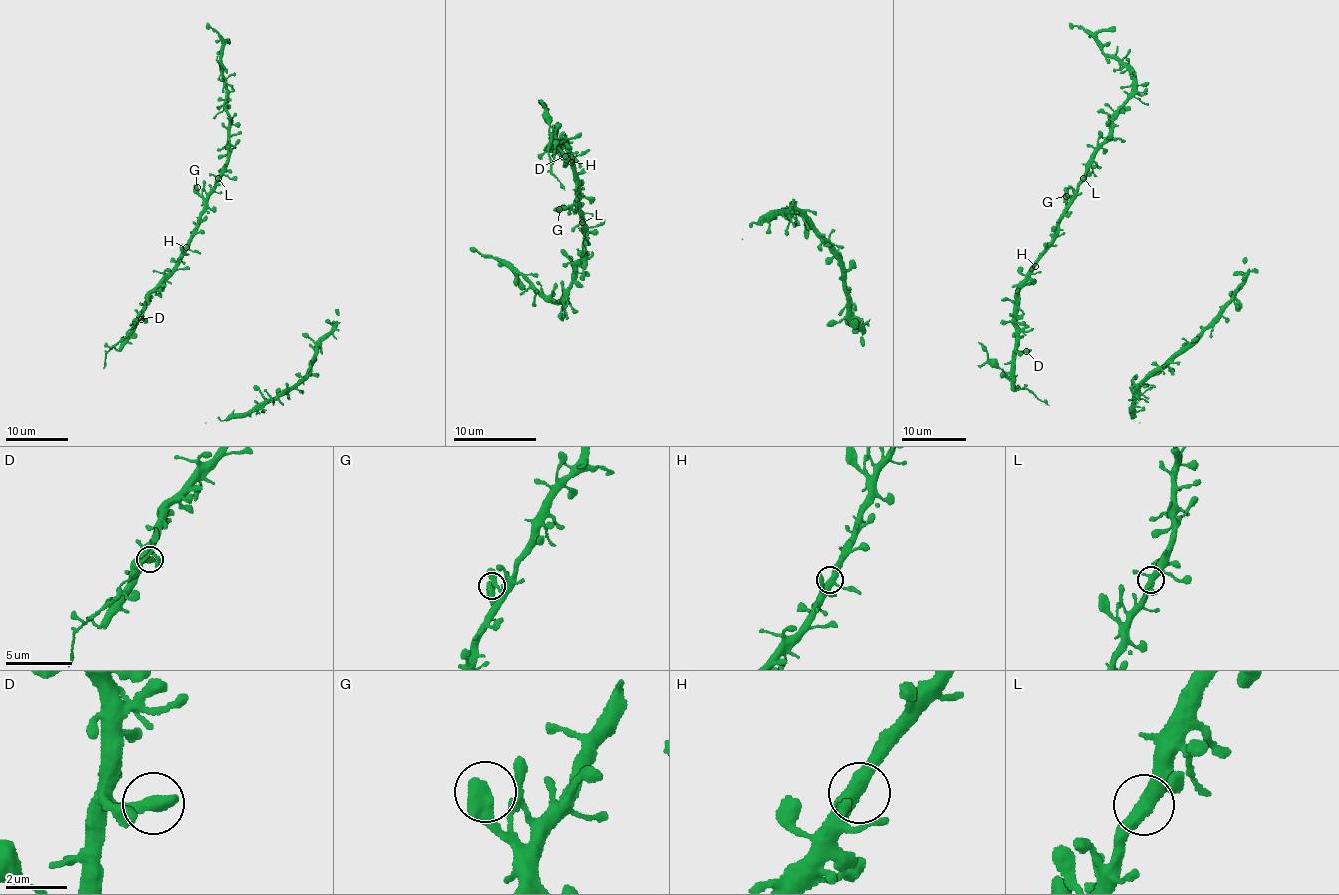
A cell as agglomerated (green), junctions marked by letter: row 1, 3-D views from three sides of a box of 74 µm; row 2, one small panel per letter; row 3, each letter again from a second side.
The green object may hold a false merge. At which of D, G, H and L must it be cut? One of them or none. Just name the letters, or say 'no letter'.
no letter

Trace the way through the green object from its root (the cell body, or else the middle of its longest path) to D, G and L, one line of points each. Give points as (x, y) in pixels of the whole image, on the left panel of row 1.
D: (125, 337), (134, 321), (141, 319)
G: (125, 337), (143, 307), (145, 294), (176, 265), (197, 226), (204, 203), (197, 187)
L: (125, 337), (143, 307), (145, 294), (176, 265), (197, 226), (204, 199), (218, 178)

